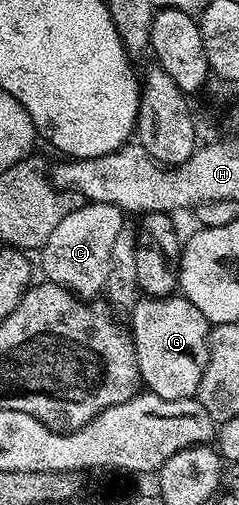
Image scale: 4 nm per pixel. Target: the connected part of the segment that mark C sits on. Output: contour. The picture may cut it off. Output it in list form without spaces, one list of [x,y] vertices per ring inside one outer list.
[[[85,202],[81,208],[66,214],[44,247],[39,249],[38,268],[44,271],[43,279],[81,298],[99,297],[108,287],[110,249],[118,238],[118,230],[122,230],[125,223],[125,213],[113,204]]]

